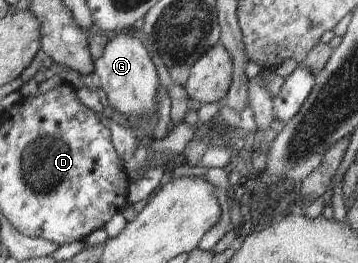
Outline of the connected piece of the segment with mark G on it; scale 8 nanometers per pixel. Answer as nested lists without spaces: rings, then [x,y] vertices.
[[[120,31],[111,36],[104,46],[102,55],[93,60],[96,86],[106,105],[114,107],[118,115],[143,116],[157,111],[155,98],[160,80],[156,67],[148,55],[147,46],[136,38],[131,31]]]

